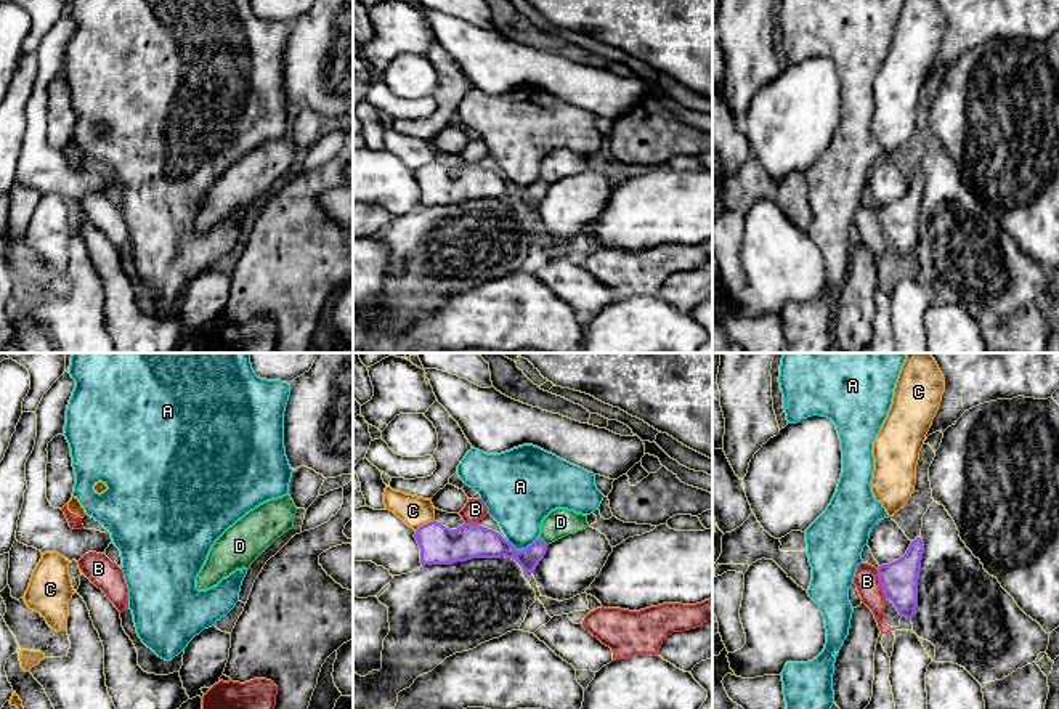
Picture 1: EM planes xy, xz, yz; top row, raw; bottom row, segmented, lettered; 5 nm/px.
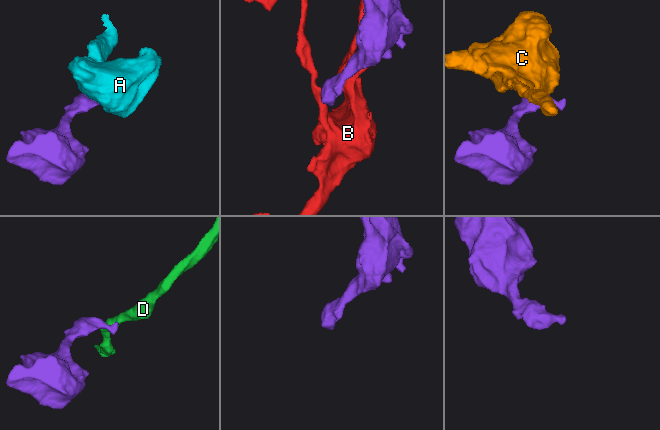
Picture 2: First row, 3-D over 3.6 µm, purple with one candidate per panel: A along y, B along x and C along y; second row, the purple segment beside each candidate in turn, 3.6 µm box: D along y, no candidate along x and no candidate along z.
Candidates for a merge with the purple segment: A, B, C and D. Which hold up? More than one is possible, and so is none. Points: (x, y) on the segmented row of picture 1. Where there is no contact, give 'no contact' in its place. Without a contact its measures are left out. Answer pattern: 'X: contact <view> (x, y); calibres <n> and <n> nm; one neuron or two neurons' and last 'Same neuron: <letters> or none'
A: contact xz (523, 549); calibres 160 and 320 nm; two neurons
B: contact yz (880, 583); calibres 190 and 120 nm; two neurons
C: contact xz (424, 525); calibres 190 and 150 nm; two neurons
D: contact xz (543, 541); calibres 130 and 140 nm; two neurons
Same neuron: none

